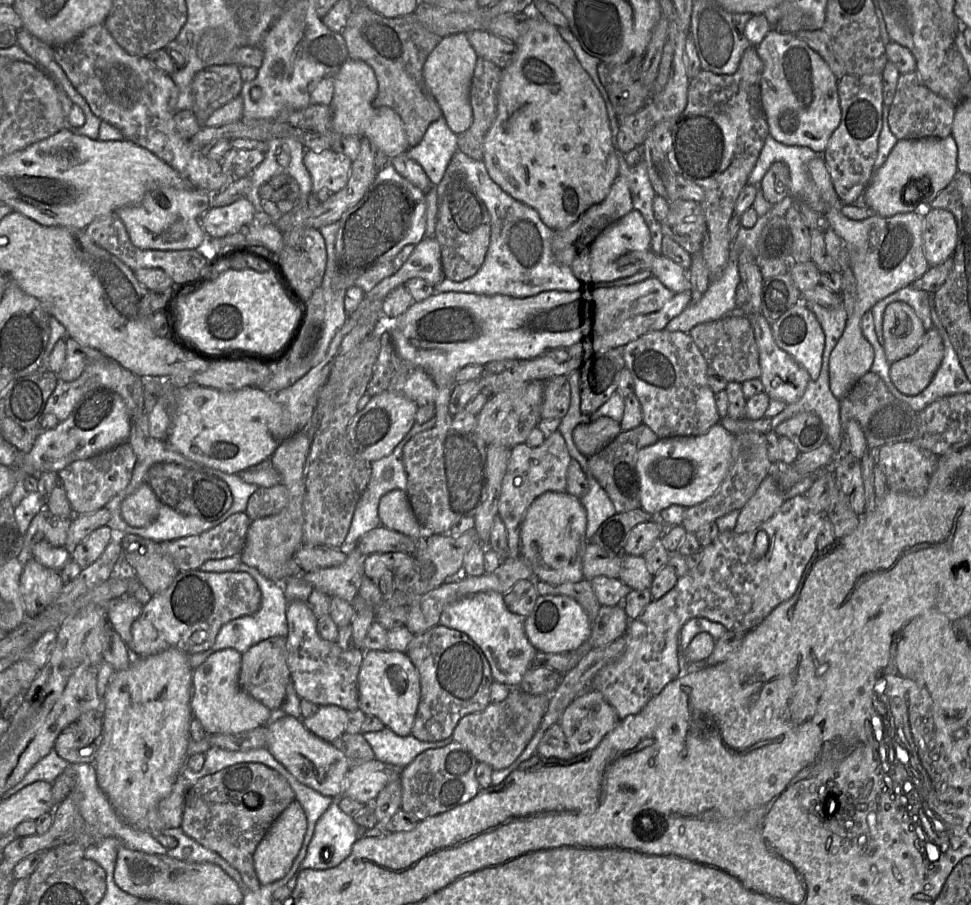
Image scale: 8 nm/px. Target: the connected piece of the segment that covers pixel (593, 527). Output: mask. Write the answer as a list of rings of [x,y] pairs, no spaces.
[[[588,476],[587,481],[589,490],[580,501],[587,513],[586,538],[588,544],[598,528],[617,512],[606,491],[596,479]]]

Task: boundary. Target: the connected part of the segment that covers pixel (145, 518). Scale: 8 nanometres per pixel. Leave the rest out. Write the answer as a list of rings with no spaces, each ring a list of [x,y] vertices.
[[[143,483],[123,500],[121,514],[130,526],[147,527],[156,520],[160,504],[149,484]]]

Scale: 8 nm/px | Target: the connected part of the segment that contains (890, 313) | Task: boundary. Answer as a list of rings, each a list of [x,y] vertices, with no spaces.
[[[900,301],[885,308],[882,331],[884,353],[890,364],[913,354],[926,332],[913,309]]]

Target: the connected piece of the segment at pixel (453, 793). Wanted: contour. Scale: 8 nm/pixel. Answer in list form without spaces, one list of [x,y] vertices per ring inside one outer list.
[[[455,741],[442,748],[425,750],[400,773],[401,809],[422,820],[470,801],[480,791],[475,775],[477,763],[474,755],[465,746]]]

